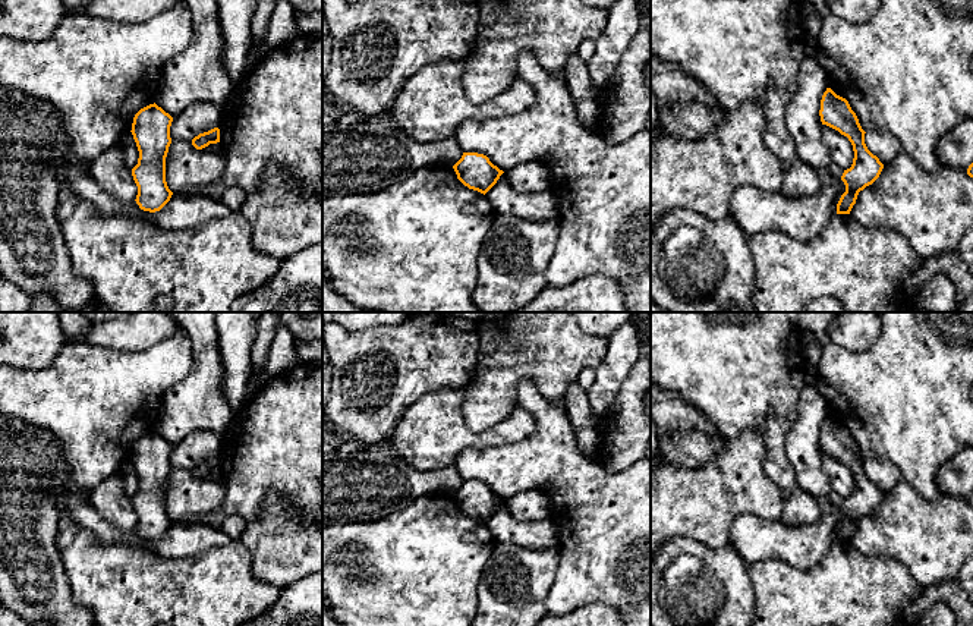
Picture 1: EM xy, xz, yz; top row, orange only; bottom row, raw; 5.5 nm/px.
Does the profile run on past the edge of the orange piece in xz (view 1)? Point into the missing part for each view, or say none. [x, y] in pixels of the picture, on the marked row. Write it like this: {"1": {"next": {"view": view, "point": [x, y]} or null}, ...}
{"1": {"next": {"view": "xz", "point": [541, 205]}}}

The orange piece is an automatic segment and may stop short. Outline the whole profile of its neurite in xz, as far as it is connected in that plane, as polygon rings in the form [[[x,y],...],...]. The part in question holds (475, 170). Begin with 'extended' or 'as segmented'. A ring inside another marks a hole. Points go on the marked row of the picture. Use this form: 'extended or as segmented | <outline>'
extended | [[[463,152],[453,169],[465,186],[485,195],[495,214],[513,214],[530,221],[558,217],[558,204],[550,189],[539,192],[513,189],[506,172],[484,154]]]

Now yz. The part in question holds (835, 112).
as segmented | [[[826,88],[822,95],[819,116],[822,125],[838,130],[841,135],[847,136],[853,145],[853,164],[850,169],[844,170],[841,176],[846,192],[837,204],[837,214],[850,214],[859,192],[879,177],[884,164],[867,150],[865,144],[866,132],[862,129],[848,101],[837,95],[831,88]]]

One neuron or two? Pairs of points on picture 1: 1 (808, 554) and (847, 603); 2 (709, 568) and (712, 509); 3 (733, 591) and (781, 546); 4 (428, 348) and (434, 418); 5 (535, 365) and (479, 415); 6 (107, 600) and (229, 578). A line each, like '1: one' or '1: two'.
1: two
2: two
3: two
4: two
5: one
6: one

